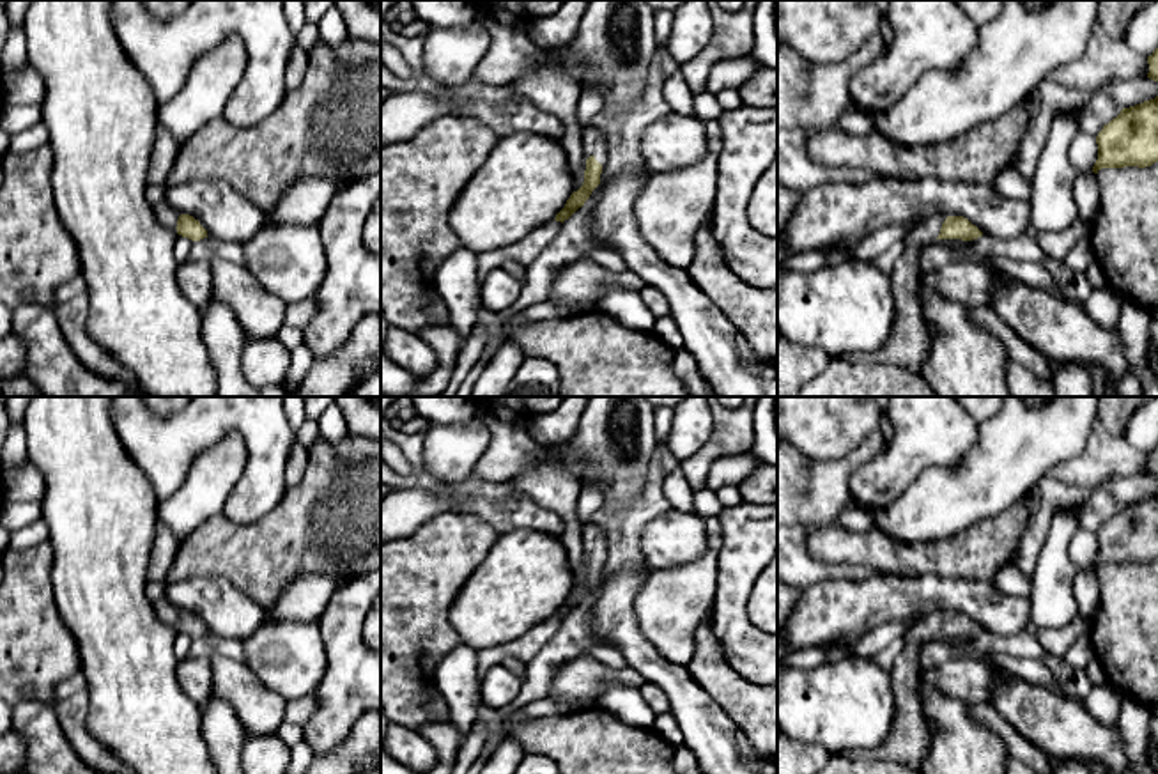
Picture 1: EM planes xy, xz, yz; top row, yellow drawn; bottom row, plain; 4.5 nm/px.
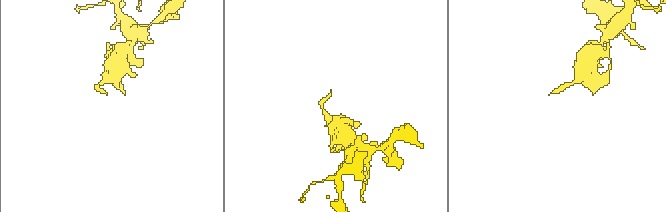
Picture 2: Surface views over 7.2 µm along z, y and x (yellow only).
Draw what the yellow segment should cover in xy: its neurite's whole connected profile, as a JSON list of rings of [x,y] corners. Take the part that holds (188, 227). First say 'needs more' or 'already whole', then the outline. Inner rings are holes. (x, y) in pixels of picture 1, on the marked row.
needs more | [[[166,198],[154,205],[154,214],[163,227],[175,230],[182,237],[188,237],[191,241],[207,237],[207,230],[200,225],[198,220],[179,213],[168,204]]]

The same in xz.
needs more | [[[591,124],[583,129],[583,149],[586,159],[584,182],[570,195],[565,207],[556,214],[556,221],[568,220],[584,202],[591,191],[600,184],[602,165],[607,159],[607,151],[613,140],[613,133],[600,124]]]

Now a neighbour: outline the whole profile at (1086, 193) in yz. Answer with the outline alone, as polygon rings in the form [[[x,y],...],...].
[[[1092,170],[1077,174],[1073,182],[1073,200],[1080,220],[1091,227],[1100,207],[1100,190]]]

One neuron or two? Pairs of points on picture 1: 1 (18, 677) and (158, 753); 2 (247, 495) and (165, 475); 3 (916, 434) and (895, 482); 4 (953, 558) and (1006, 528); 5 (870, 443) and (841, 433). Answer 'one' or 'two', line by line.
1: two
2: one
3: one
4: one
5: two

